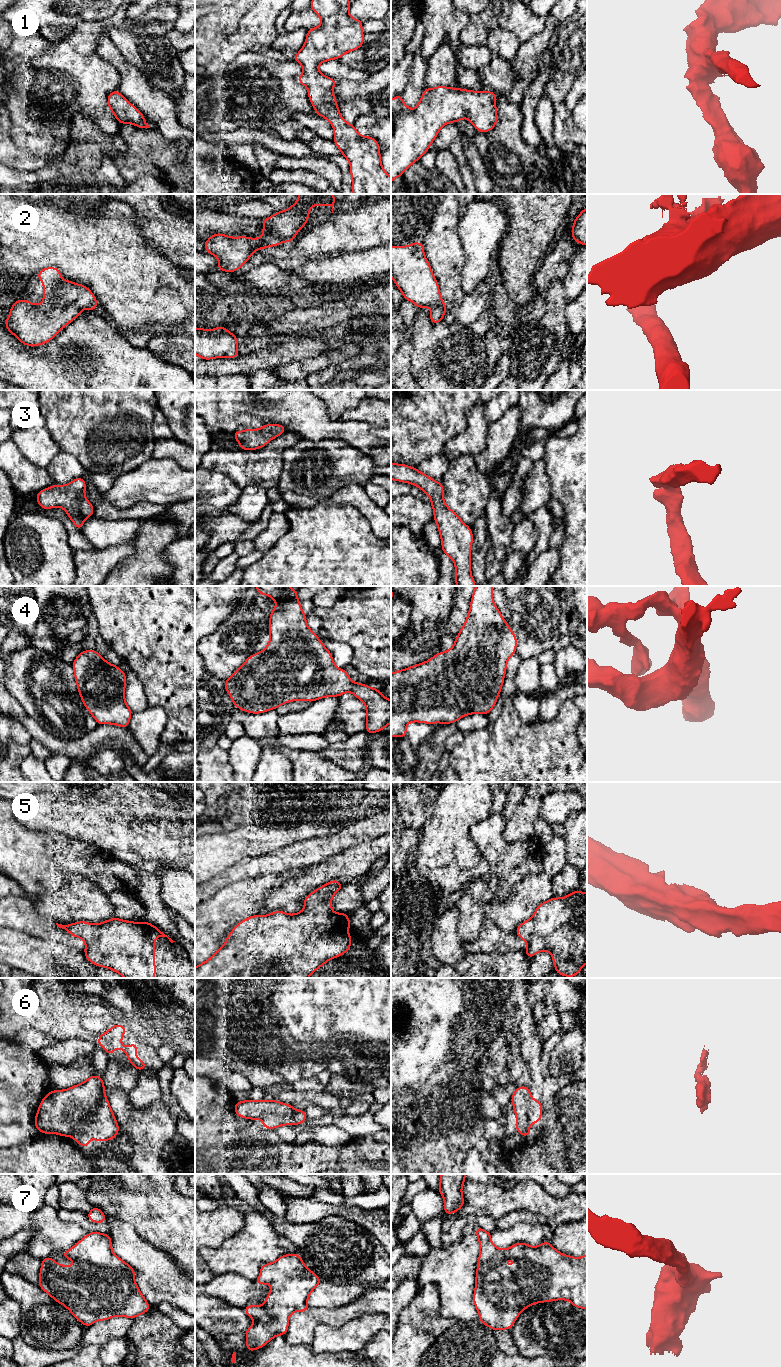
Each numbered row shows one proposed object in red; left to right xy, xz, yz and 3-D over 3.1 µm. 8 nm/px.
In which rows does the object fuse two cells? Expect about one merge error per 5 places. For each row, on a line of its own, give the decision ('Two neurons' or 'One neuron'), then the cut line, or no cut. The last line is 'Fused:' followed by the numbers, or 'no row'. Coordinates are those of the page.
1: One neuron. No split
2: One neuron. No split
3: One neuron. No split
4: One neuron. No split
5: One neuron. No split
6: Two neurons. Split along xy (102, 1079), (97, 1105), (82, 1112), (70, 1135)
7: One neuron. No split
Fused: 6

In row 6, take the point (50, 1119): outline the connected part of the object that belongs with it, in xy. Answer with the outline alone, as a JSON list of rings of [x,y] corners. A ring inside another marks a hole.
[[[92,1075],[81,1084],[46,1094],[38,1106],[34,1126],[43,1134],[71,1136],[82,1112],[93,1111],[100,1098],[102,1077]]]

